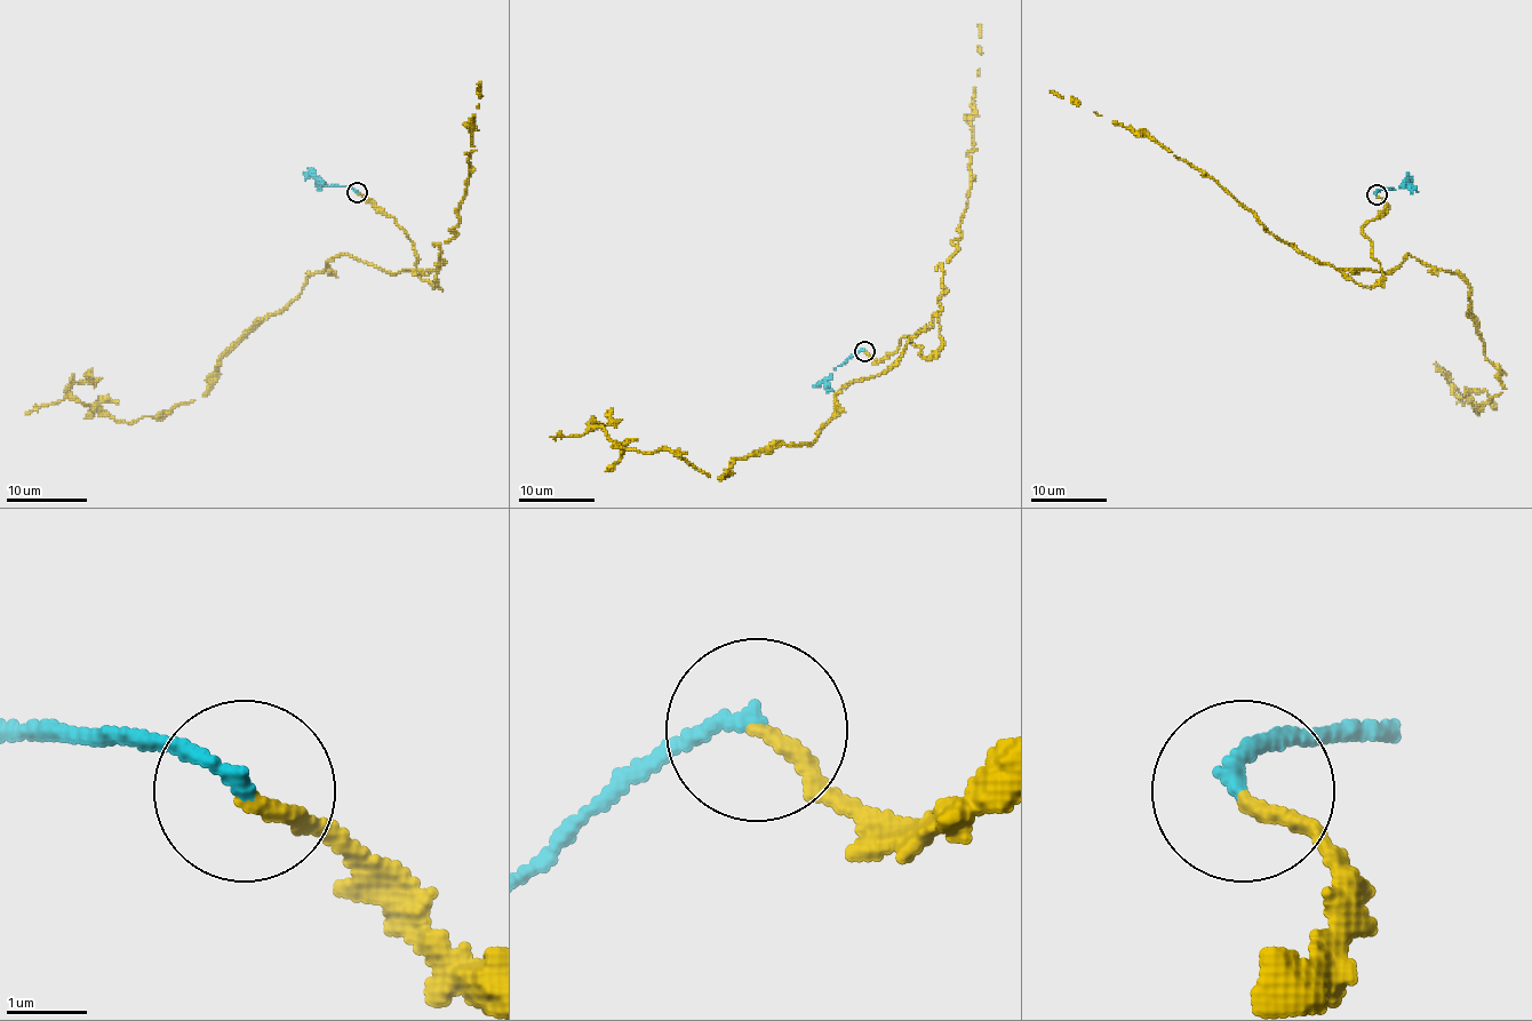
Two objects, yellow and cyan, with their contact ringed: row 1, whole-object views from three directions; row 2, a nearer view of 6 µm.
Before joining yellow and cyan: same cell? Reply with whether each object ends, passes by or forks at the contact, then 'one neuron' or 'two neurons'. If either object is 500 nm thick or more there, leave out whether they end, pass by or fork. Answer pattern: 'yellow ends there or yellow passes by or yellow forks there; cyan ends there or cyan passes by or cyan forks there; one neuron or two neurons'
yellow ends there; cyan ends there; one neuron

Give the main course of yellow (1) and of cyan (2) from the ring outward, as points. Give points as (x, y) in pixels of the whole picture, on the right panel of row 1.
1: (1377, 196), (1382, 278), (1341, 270), (1411, 255), (1468, 285), (1502, 392), (1462, 406)
2: (1377, 196), (1380, 190), (1395, 190), (1412, 176)

